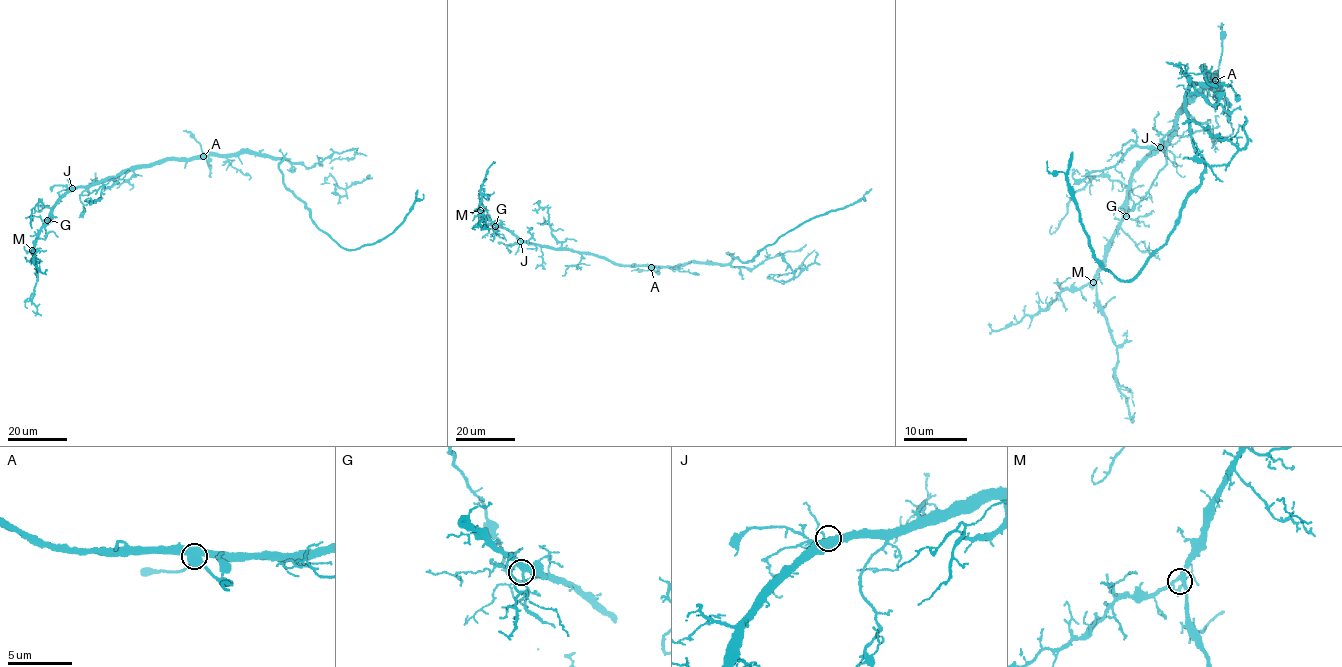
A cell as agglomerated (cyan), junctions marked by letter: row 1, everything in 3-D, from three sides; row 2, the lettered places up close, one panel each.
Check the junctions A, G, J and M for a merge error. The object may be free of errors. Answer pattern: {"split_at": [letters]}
{"split_at": ["A"]}

